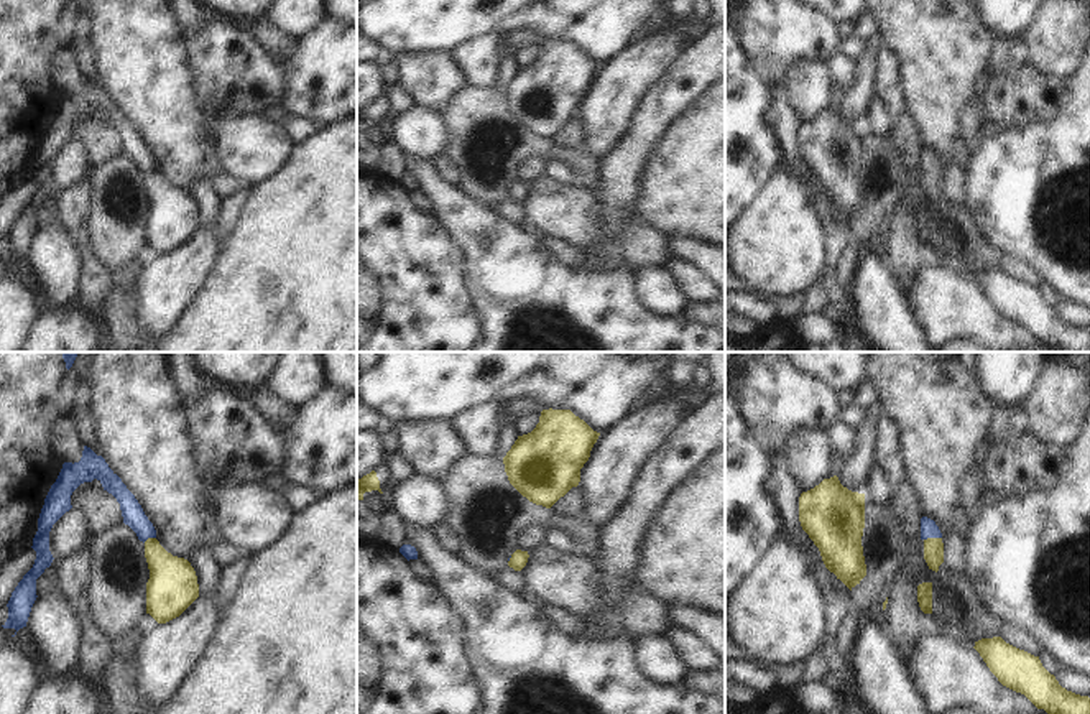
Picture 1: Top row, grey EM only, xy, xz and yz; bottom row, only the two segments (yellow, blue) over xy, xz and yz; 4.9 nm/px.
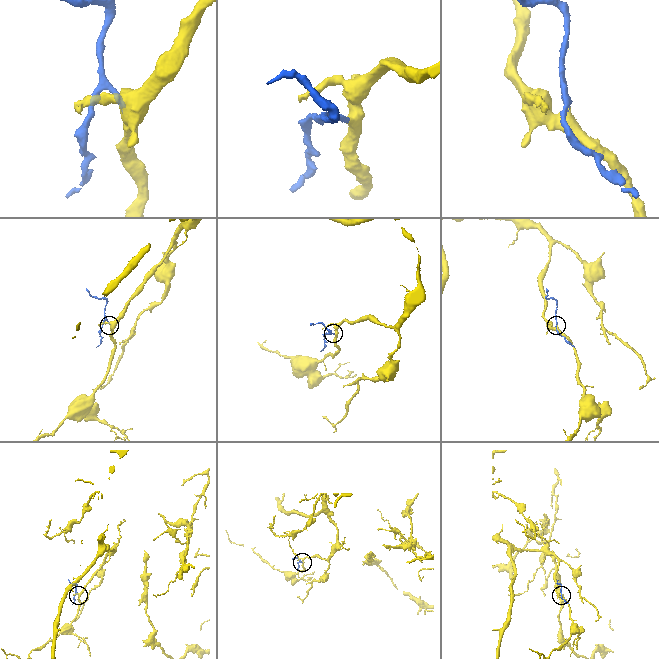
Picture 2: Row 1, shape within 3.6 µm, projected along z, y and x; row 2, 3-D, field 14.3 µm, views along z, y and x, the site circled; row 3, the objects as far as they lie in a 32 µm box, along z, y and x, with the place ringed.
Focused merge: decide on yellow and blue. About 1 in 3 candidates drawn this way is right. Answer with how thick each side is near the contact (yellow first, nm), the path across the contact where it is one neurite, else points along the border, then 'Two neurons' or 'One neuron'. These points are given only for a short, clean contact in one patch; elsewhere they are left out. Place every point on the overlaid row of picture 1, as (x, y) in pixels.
Thickness 100 nm (yellow) against 80 nm. Path across: yz (932, 547), (932, 538), (928, 527). One neuron

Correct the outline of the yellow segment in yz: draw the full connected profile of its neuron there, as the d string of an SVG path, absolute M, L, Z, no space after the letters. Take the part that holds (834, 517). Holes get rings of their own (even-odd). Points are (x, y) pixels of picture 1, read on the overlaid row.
M837 475L799 497L799 522L819 548L825 568L850 591L866 576L861 536L865 494L843 487Z

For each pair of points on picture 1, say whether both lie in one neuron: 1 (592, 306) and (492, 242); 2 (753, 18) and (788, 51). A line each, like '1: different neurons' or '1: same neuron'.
1: same neuron
2: same neuron

